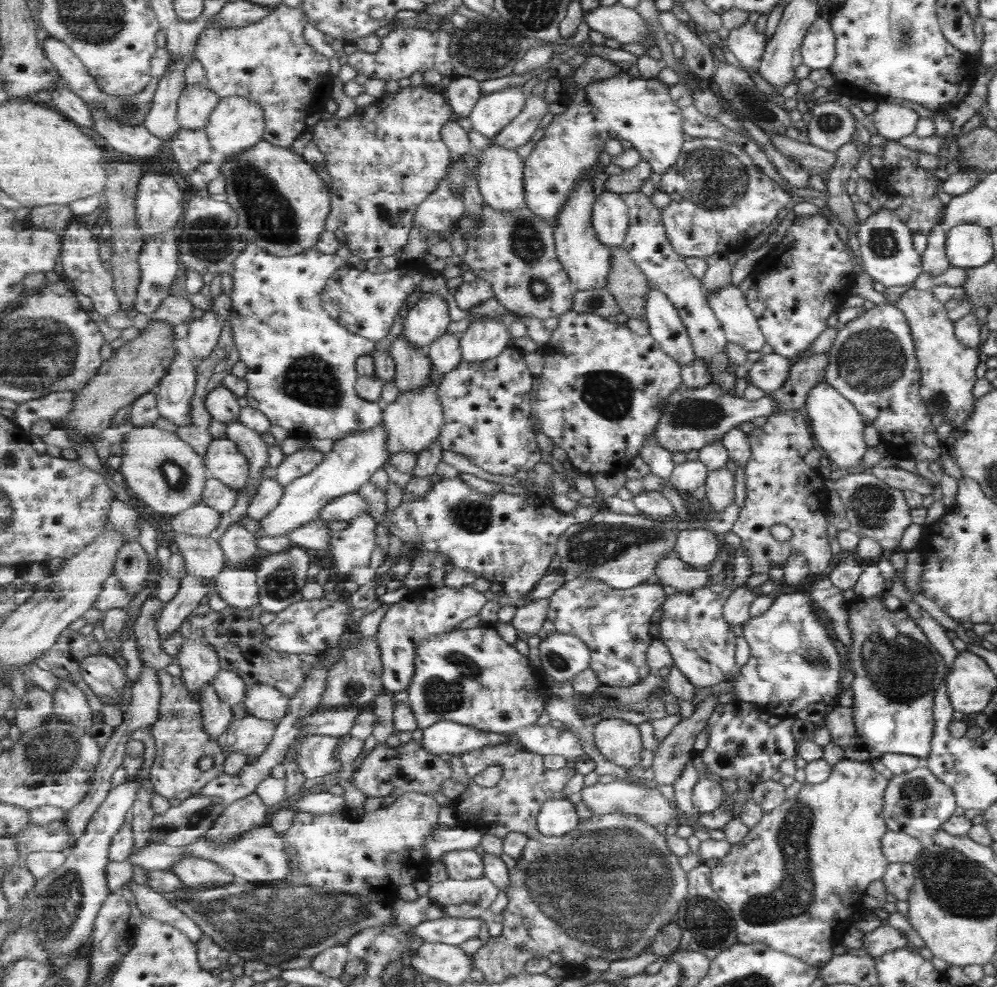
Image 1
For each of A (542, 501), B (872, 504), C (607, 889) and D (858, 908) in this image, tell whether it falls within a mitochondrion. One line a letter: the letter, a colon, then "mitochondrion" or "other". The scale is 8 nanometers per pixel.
A: other
B: mitochondrion
C: mitochondrion
D: other

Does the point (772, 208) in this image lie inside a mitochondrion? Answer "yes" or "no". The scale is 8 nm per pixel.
no

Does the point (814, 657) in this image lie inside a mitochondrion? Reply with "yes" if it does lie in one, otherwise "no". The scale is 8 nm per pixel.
yes

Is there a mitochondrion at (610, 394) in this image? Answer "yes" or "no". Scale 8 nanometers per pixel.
yes

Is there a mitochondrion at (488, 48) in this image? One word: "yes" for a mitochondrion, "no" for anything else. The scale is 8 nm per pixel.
yes

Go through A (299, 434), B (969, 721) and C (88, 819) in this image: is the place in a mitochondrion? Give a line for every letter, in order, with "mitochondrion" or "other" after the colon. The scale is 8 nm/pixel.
A: other
B: other
C: other

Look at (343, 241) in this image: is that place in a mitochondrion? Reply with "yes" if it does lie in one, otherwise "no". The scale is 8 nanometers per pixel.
no

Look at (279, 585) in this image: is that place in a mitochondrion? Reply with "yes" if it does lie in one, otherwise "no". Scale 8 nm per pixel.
yes

